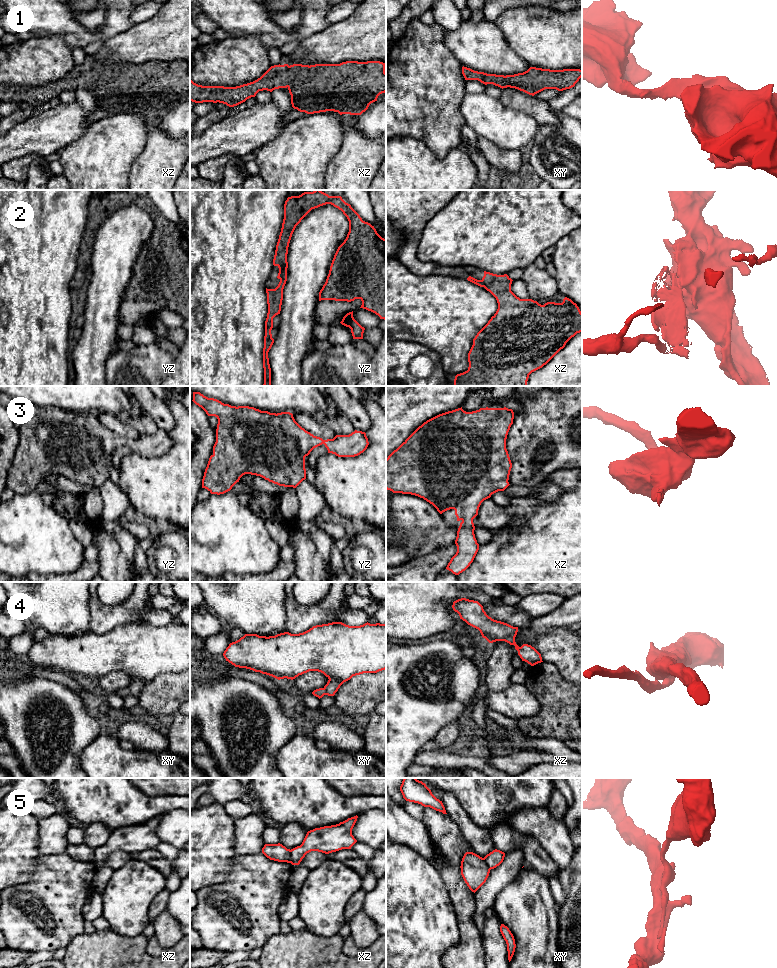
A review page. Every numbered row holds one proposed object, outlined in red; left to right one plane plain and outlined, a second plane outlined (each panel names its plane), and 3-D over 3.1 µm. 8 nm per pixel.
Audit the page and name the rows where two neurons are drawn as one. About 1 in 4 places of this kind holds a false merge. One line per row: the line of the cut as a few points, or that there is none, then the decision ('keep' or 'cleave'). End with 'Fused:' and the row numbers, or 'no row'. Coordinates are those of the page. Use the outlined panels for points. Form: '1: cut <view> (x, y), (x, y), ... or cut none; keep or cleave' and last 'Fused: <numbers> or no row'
1: cut none; keep
2: cut yz (286, 270), (280, 279); cleave
3: cut none; keep
4: cut none; keep
5: cut xz (291, 850), (289, 862); cleave
Fused: 2, 5

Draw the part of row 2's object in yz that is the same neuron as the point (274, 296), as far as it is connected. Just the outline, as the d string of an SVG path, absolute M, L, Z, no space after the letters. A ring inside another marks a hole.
M287 271L282 274L280 282L275 289L267 289L268 313L265 321L265 336L263 348L263 368L264 368L264 384L263 386L271 386L271 368L269 364L268 352L271 349L274 339L271 330L273 328L273 318L280 314L283 300L283 289L287 281Z

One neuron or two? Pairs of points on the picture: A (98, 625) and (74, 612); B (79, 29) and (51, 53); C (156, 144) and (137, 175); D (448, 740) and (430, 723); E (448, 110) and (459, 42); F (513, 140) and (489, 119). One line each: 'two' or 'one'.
A: two
B: two
C: one
D: two
E: two
F: one

